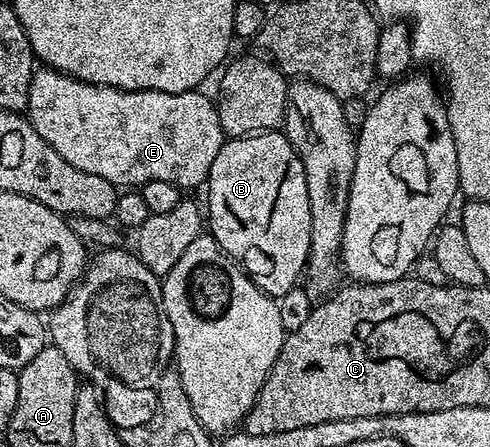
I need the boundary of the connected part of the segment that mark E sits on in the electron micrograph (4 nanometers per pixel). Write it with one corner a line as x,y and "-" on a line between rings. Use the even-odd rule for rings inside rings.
39,66
31,79
25,115
33,130
37,130
69,166
77,166
77,170
85,170
85,174
97,174
97,178
105,178
105,182
123,190
135,190
151,182
172,183
188,190
198,184
199,187
206,185
213,158
217,158
217,150
221,150
225,139
216,101
201,93
199,90
177,94
126,92
66,76
56,68

